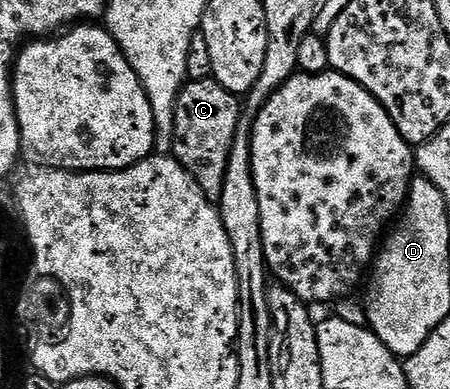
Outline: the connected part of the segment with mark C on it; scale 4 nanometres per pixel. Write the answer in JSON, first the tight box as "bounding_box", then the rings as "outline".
{"bounding_box":[170,77,240,200],"outline":[[[212,77],[188,81],[179,92],[170,153],[183,165],[185,172],[197,180],[201,192],[212,200],[218,200],[221,188],[225,188],[225,168],[229,168],[229,152],[237,136],[240,117],[240,99]]]}

